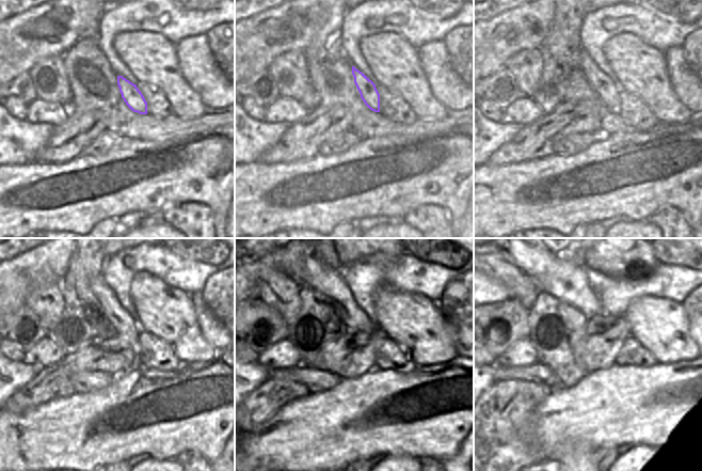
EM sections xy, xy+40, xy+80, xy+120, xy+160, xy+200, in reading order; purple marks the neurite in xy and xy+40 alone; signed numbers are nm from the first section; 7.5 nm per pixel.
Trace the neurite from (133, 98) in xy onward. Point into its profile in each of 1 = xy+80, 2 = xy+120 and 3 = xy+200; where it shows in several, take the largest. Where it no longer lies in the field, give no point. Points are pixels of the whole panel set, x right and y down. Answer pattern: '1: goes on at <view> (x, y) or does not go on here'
1: goes on at xy+80 (607, 94)
2: goes on at xy+120 (118, 319)
3: goes on at xy+200 (565, 281)

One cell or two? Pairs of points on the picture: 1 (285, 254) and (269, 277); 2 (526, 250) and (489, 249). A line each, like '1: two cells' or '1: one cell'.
1: two cells
2: one cell

